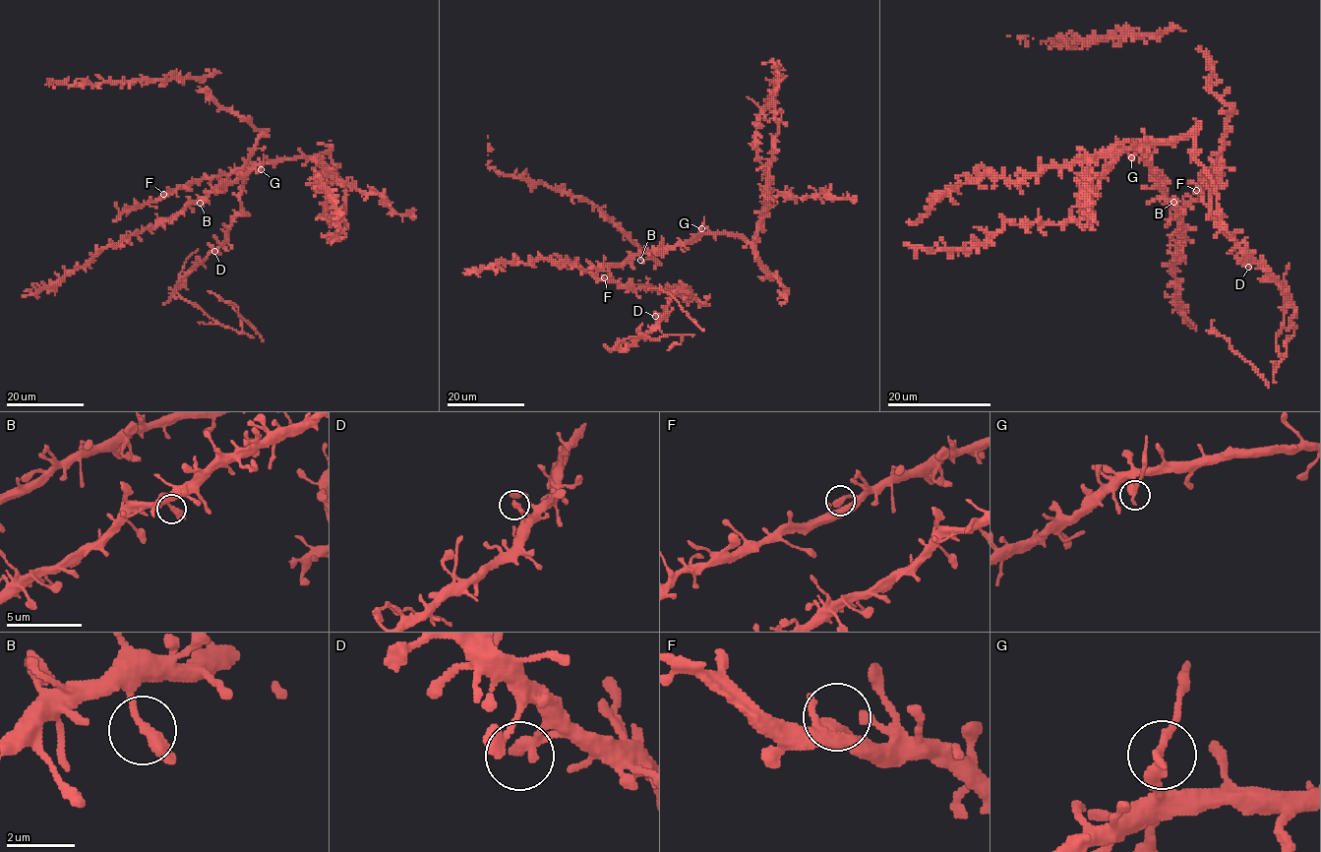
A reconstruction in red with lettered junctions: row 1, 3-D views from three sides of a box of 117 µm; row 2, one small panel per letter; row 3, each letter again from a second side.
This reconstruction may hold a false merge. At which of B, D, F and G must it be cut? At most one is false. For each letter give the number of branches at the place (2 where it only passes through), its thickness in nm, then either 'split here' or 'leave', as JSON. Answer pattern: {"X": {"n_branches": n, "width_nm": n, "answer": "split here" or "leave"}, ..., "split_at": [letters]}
{"B": {"n_branches": 2, "width_nm": 280, "answer": "leave"}, "D": {"n_branches": 2, "width_nm": 280, "answer": "leave"}, "F": {"n_branches": 2, "width_nm": 300, "answer": "leave"}, "G": {"n_branches": 2, "width_nm": 360, "answer": "leave"}, "split_at": []}

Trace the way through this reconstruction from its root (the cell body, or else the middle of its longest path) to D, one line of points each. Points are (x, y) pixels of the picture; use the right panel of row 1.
D: (1200, 193), (1220, 155), (1220, 179), (1211, 198), (1212, 214), (1251, 259), (1248, 267)

